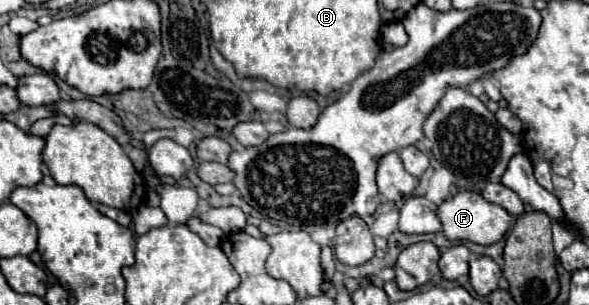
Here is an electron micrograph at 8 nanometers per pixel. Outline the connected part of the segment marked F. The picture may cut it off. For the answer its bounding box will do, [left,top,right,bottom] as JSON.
[437,191,511,245]

